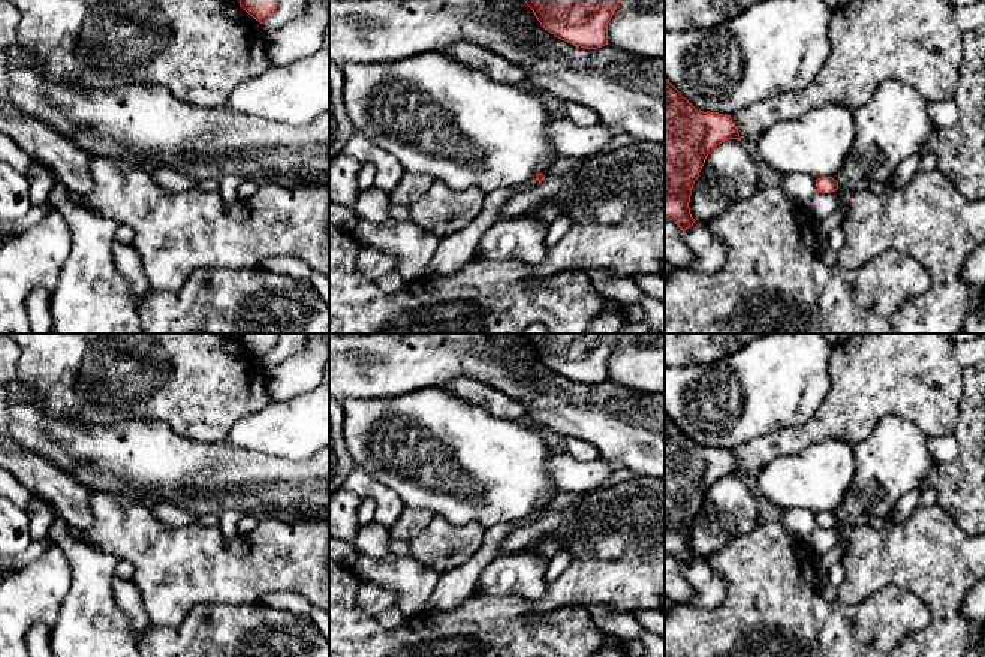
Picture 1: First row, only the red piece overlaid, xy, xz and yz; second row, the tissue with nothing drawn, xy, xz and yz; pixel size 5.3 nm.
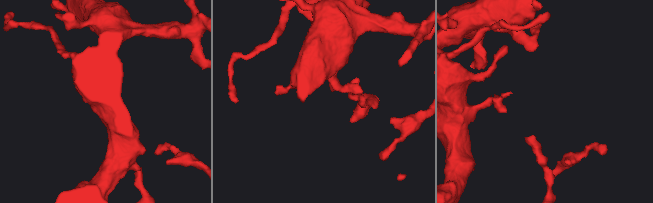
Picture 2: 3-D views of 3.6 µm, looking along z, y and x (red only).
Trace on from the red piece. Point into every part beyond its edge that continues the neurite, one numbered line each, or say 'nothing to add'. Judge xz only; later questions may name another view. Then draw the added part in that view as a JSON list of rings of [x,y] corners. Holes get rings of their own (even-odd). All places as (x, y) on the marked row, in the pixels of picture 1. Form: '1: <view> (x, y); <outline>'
1: xz (454, 252); [[[534,175],[518,187],[501,187],[485,195],[482,210],[478,217],[464,229],[439,239],[434,256],[430,262],[427,278],[446,277],[461,271],[475,260],[478,242],[500,219],[503,205],[519,192],[530,190],[539,184]]]

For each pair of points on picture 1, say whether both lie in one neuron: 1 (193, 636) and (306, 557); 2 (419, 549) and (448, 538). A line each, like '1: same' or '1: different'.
1: different
2: same

